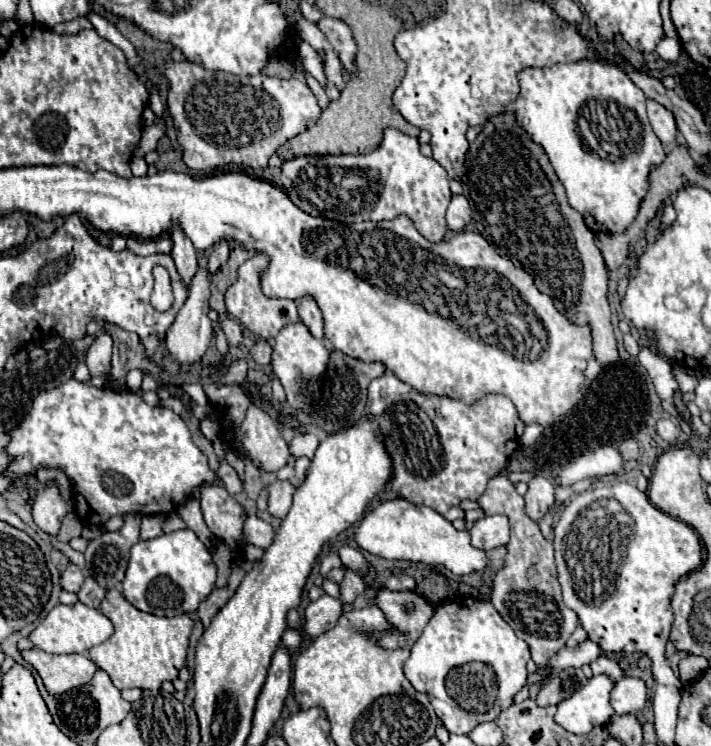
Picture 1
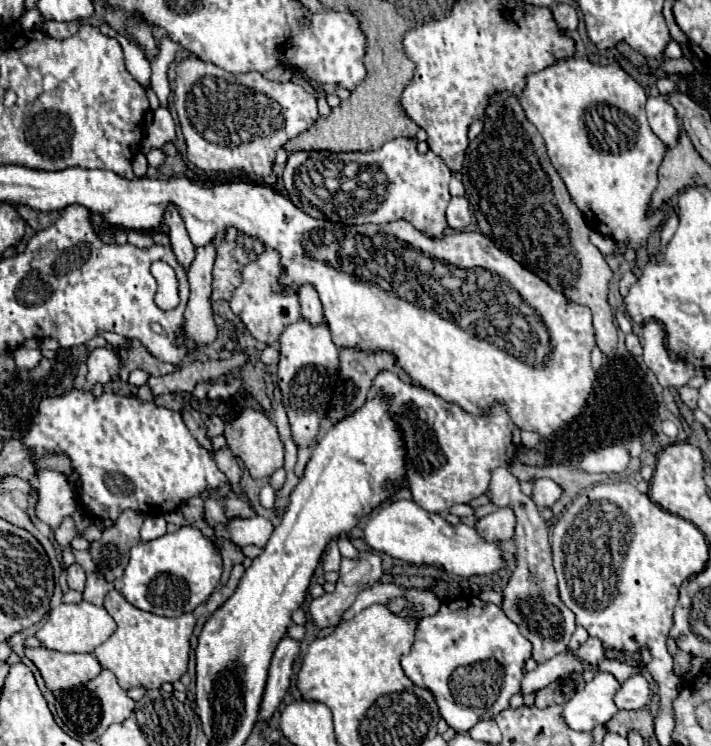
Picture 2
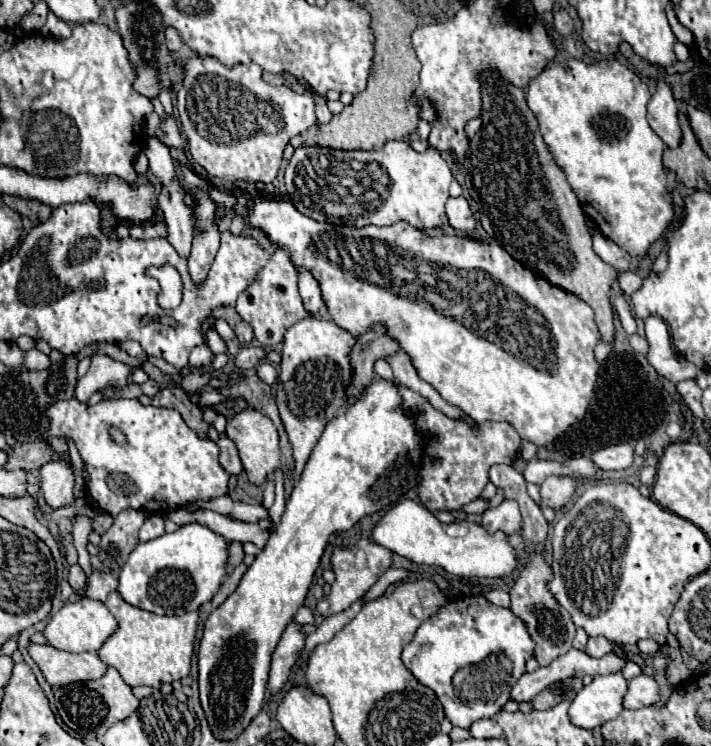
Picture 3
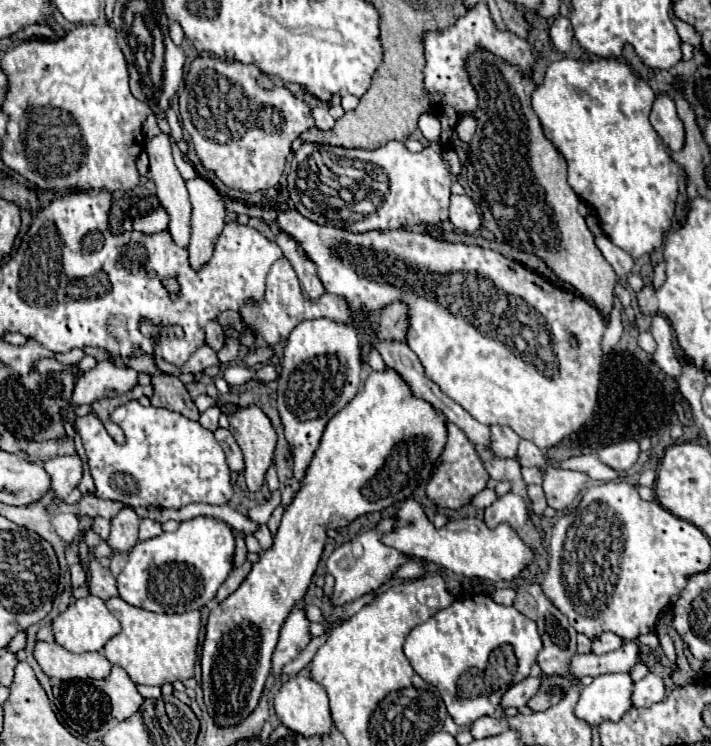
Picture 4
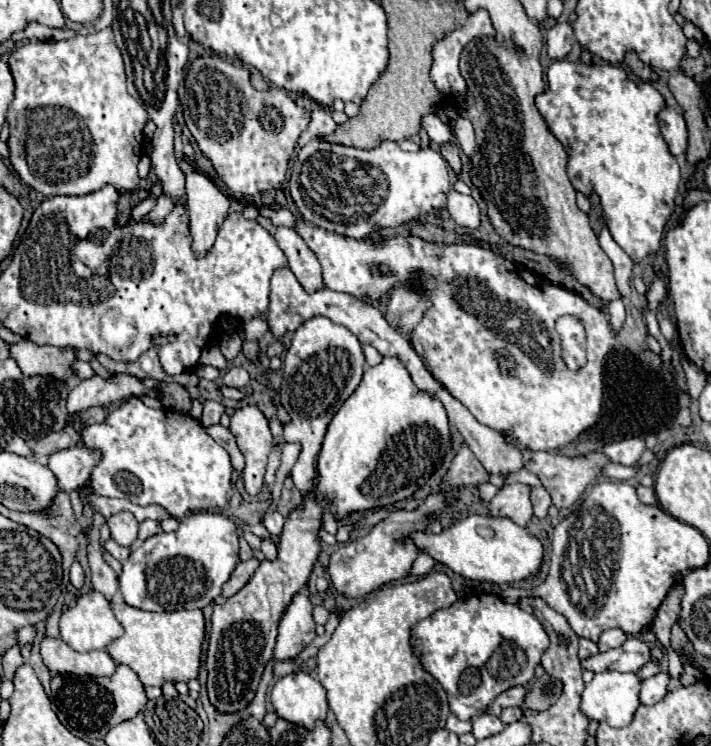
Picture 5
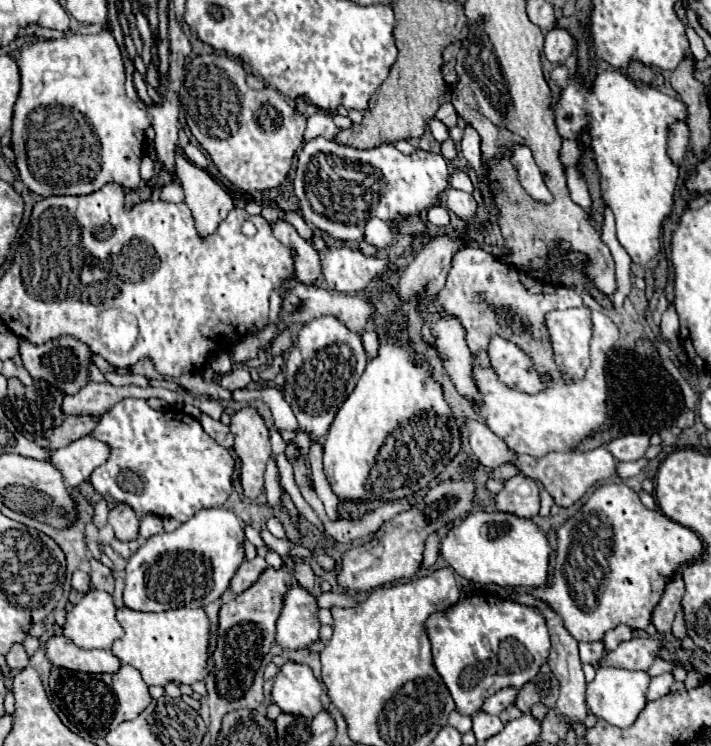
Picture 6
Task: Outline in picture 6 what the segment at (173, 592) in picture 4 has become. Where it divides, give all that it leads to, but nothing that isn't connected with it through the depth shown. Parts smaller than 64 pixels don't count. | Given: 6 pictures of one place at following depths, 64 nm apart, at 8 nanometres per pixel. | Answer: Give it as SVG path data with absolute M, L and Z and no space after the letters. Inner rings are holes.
M208 508L200 510L188 522L184 522L178 530L170 534L156 534L148 538L136 554L128 558L126 566L126 588L124 588L124 604L130 610L138 612L164 612L170 608L204 608L206 604L218 600L226 588L230 586L236 568L244 562L244 524L242 520L228 508Z

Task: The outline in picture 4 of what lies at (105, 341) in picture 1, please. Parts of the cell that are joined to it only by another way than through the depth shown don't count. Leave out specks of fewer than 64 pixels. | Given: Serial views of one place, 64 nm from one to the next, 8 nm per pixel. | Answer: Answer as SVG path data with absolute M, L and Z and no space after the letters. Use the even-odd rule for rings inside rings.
M98 362L96 368L92 368L90 372L86 372L74 386L74 394L70 404L74 406L82 406L82 404L94 404L100 398L112 398L112 396L120 396L130 392L134 386L138 384L138 374L132 368L120 368L112 362Z

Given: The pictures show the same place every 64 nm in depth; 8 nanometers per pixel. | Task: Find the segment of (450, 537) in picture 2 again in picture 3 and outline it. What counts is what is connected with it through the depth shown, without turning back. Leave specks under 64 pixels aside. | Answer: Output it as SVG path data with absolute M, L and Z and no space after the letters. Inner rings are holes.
M402 500L400 504L394 504L374 526L372 540L416 564L440 566L446 572L464 578L504 578L518 568L518 554L510 546L504 532L490 534L478 522L470 520L442 524L430 510L414 500Z

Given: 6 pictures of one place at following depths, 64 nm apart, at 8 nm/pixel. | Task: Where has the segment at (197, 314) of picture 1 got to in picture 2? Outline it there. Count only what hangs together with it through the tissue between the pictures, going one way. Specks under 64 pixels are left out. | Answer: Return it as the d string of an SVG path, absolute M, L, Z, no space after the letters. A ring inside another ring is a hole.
M214 242L196 248L196 256L188 268L188 282L190 282L190 300L184 314L186 320L186 336L194 340L196 348L210 346L216 336L214 314L210 308L210 292L212 292L212 266L216 258Z

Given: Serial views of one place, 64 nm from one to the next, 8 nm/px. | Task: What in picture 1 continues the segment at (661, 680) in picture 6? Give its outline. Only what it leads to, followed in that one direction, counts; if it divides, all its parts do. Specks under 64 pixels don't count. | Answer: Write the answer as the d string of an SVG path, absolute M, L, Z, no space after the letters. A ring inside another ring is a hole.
M622 678L612 690L612 708L616 714L636 714L644 708L648 698L646 684L642 678Z

